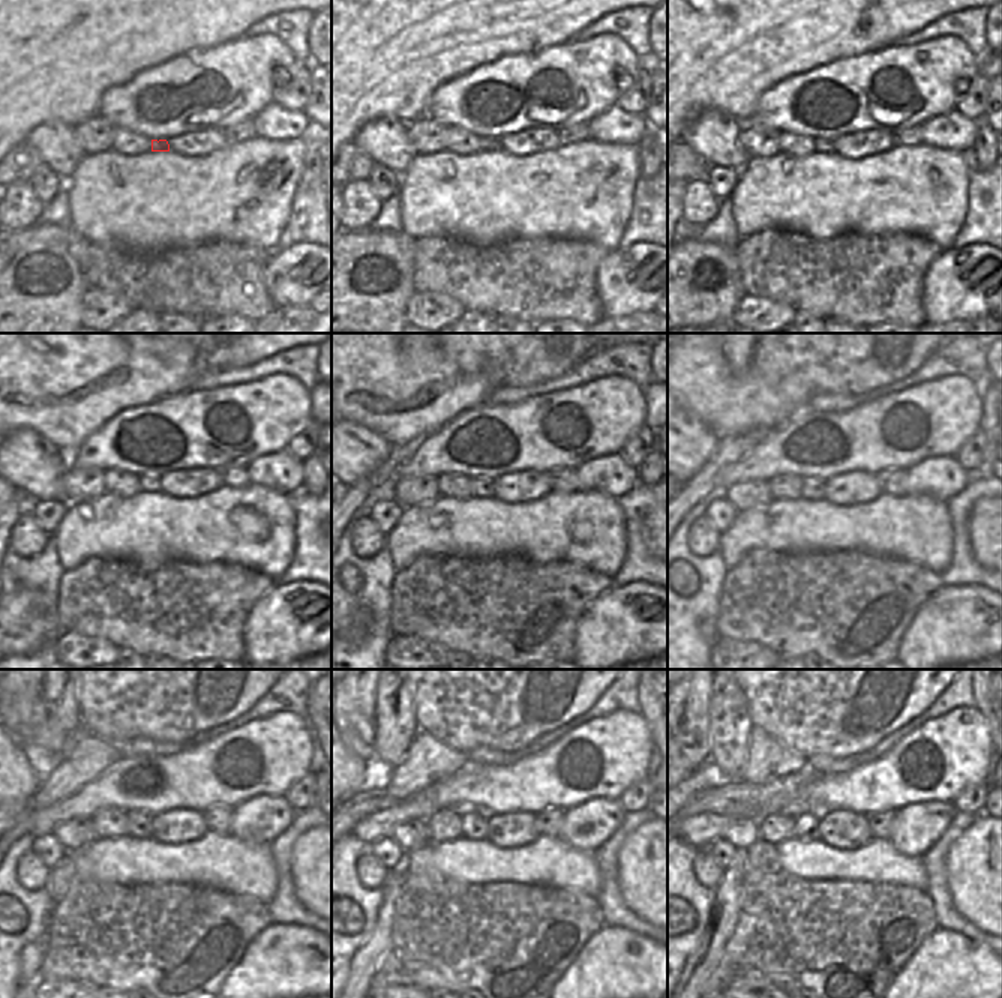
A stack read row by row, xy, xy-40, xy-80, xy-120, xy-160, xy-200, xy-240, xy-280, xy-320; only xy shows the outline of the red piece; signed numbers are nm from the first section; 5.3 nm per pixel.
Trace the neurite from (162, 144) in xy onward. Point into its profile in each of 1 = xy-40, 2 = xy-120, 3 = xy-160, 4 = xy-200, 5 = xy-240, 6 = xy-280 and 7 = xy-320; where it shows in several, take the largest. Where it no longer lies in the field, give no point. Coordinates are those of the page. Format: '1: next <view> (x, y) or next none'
1: next xy-40 (488, 144)
2: next xy-120 (150, 483)
3: next xy-160 (482, 486)
4: next xy-200 (813, 488)
5: next xy-240 (138, 823)
6: next xy-280 (474, 823)
7: next xy-320 (806, 829)

